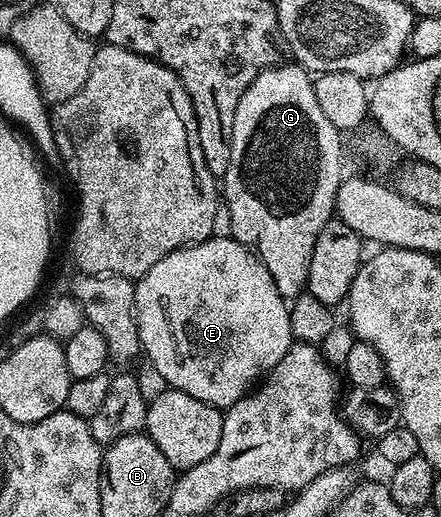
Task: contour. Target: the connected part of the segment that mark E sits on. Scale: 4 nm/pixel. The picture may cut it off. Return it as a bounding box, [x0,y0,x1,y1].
[134,237,296,409]

